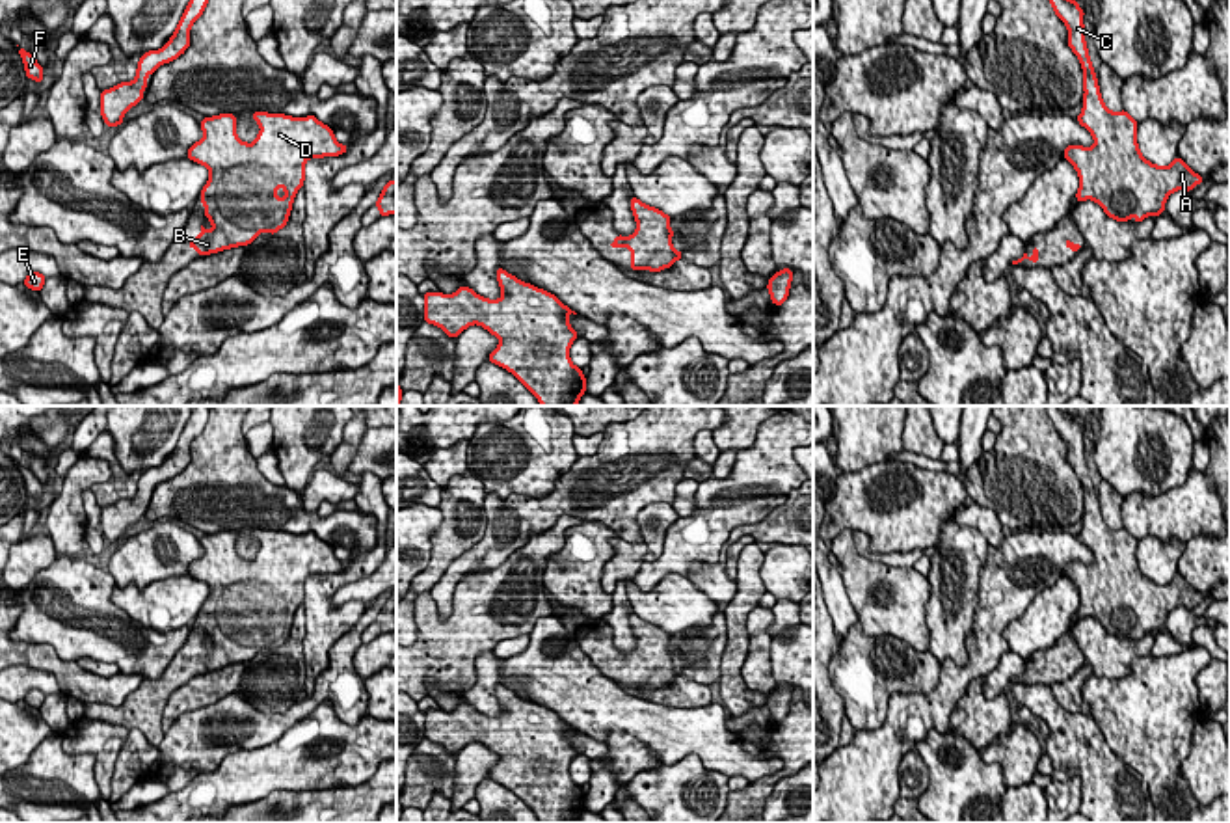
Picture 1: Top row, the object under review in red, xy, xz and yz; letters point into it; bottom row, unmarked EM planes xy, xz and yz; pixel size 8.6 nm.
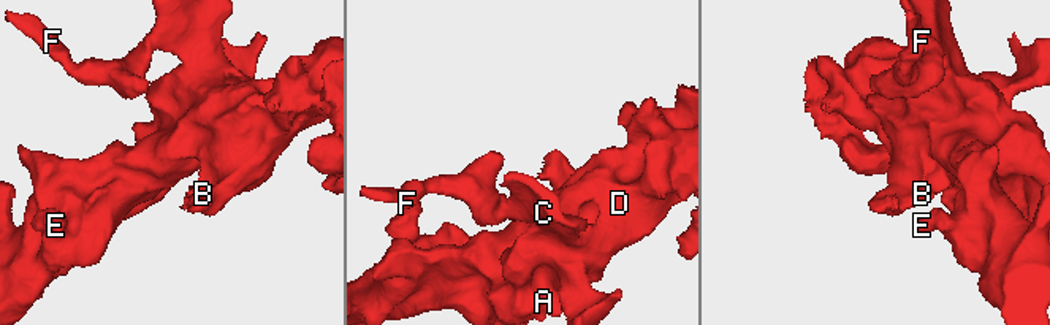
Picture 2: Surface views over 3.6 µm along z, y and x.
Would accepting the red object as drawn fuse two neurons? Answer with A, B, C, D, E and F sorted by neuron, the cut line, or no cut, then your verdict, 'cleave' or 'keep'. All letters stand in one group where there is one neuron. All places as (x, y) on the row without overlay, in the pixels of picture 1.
A B C D E F; no cut; keep

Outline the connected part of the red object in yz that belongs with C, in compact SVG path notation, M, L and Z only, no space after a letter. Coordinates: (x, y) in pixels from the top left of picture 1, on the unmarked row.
M1046 406L1046 413L1055 432L1066 441L1068 464L1081 479L1085 512L1077 538L1094 555L1092 564L1064 564L1064 575L1079 592L1076 616L1096 618L1116 639L1130 639L1133 633L1141 641L1146 633L1159 633L1172 609L1191 609L1204 600L1204 594L1180 573L1170 583L1156 583L1141 572L1137 538L1126 527L1111 529L1102 518L1085 458L1085 428L1057 406Z

